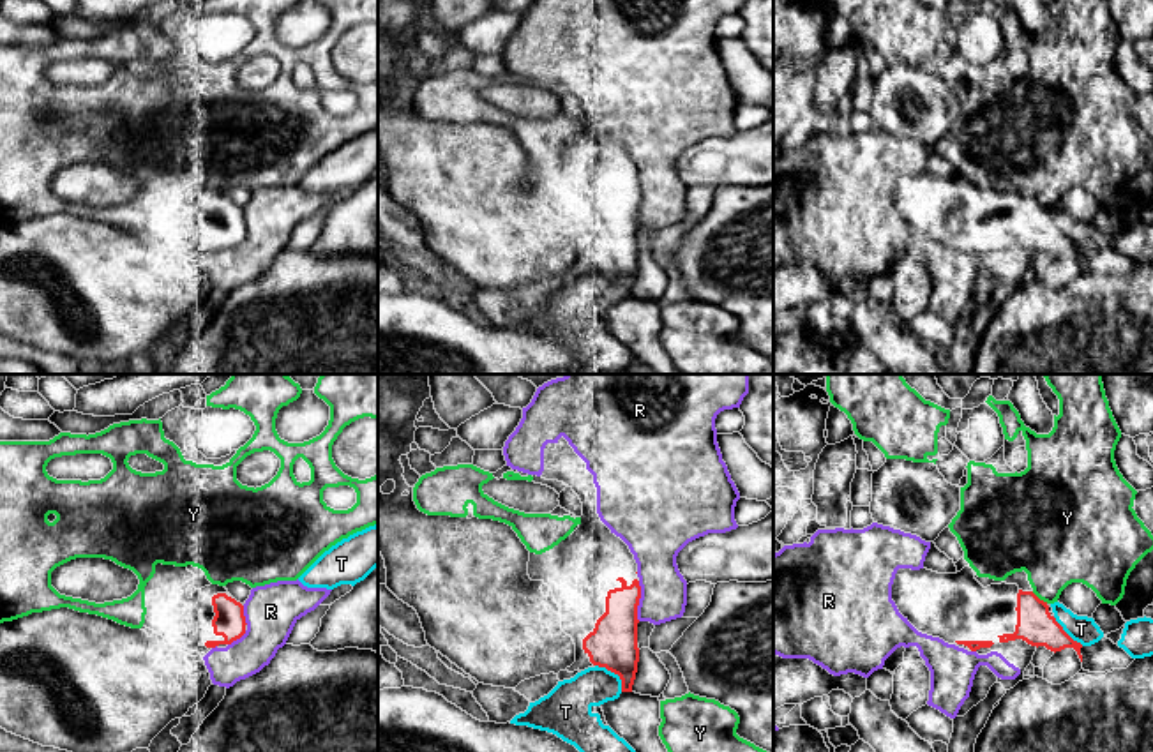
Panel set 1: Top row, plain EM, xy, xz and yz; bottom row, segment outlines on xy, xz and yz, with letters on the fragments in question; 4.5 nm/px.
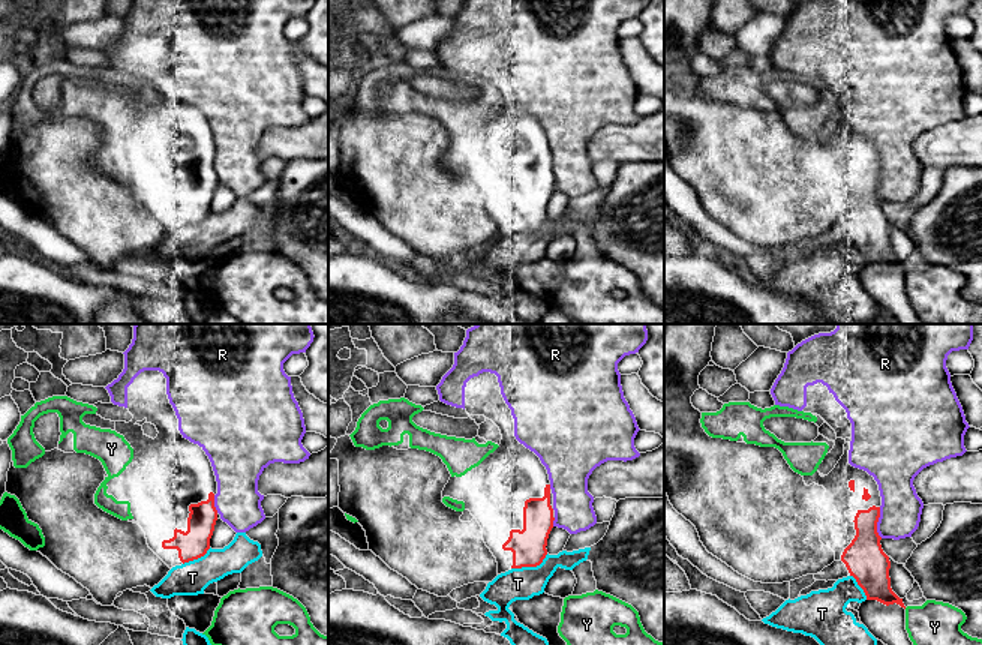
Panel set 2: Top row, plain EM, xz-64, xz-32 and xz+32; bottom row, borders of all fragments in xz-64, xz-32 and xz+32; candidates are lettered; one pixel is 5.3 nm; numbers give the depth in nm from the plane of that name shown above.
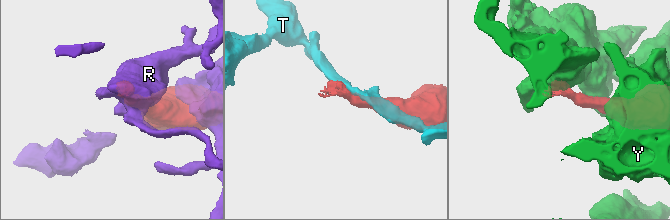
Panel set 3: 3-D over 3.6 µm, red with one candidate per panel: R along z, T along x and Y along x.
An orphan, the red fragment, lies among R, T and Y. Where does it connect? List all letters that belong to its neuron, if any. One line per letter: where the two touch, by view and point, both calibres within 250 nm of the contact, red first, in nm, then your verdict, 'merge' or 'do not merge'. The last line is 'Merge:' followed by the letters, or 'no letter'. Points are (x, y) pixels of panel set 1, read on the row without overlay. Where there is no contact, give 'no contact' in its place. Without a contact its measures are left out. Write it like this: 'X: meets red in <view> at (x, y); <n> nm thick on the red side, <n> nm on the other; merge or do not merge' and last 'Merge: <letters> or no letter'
R: meets red in xz at (638, 205); 220 nm thick on the red side, 200 nm on the other; do not merge
T: meets red in xz at (615, 278); 220 nm thick on the red side, 200 nm on the other; do not merge
Y: meets red in yz at (1039, 203); 170 nm thick on the red side, 360 nm on the other; do not merge
Merge: no letter

